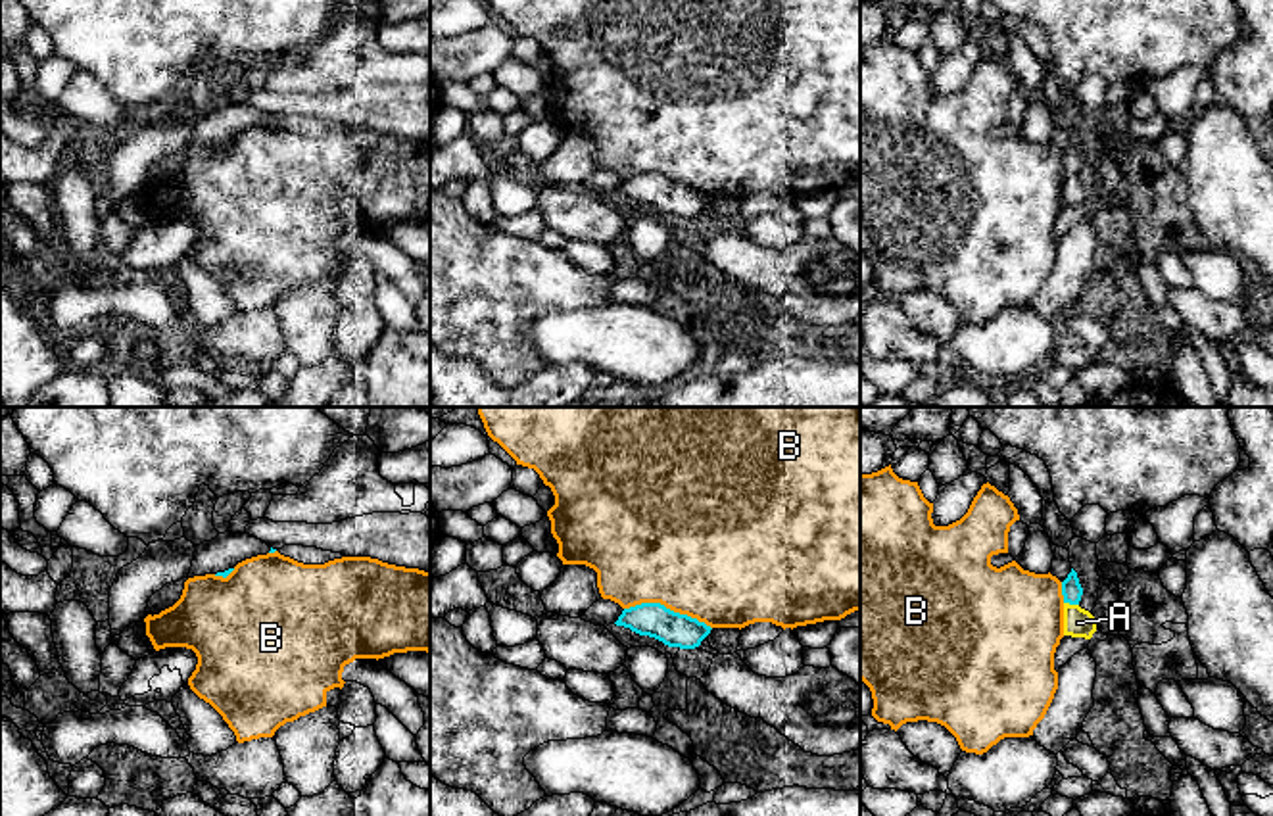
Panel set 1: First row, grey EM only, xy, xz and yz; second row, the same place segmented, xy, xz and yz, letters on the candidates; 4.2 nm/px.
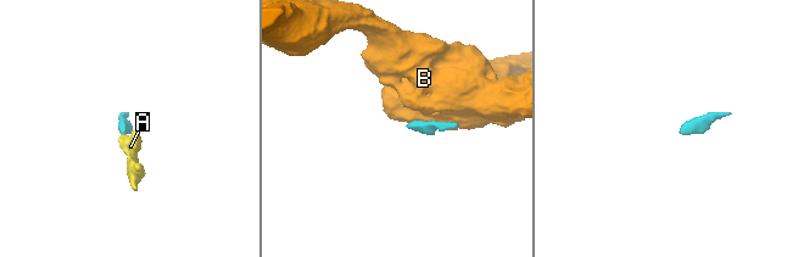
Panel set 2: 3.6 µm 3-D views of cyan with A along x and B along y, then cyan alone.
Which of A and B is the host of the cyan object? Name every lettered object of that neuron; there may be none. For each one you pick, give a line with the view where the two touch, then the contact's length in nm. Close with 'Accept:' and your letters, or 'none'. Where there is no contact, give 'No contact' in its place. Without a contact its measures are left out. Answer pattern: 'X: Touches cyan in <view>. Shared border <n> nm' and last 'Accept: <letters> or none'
A: Touches cyan in yz. Shared border 70 nm
Accept: A

